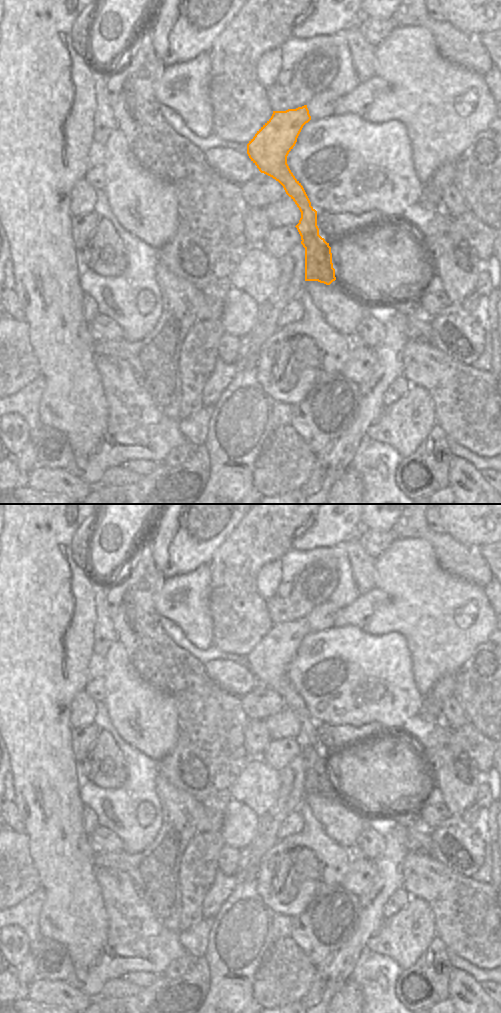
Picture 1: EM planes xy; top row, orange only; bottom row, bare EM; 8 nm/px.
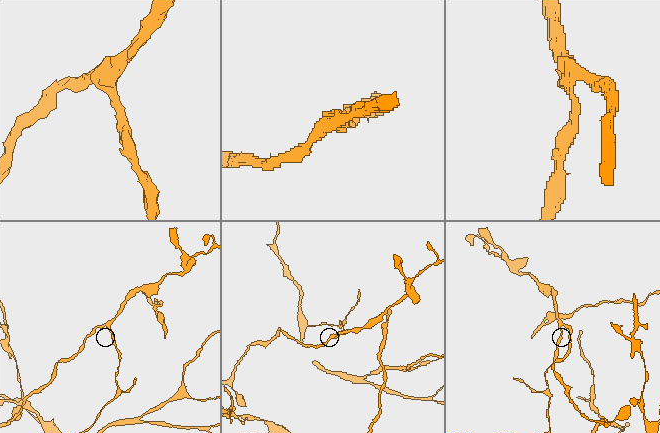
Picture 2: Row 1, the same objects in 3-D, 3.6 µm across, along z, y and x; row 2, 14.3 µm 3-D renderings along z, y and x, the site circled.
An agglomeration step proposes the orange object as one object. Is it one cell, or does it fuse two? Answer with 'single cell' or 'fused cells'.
fused cells

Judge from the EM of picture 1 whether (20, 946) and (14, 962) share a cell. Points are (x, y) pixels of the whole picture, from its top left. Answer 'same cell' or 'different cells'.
same cell

